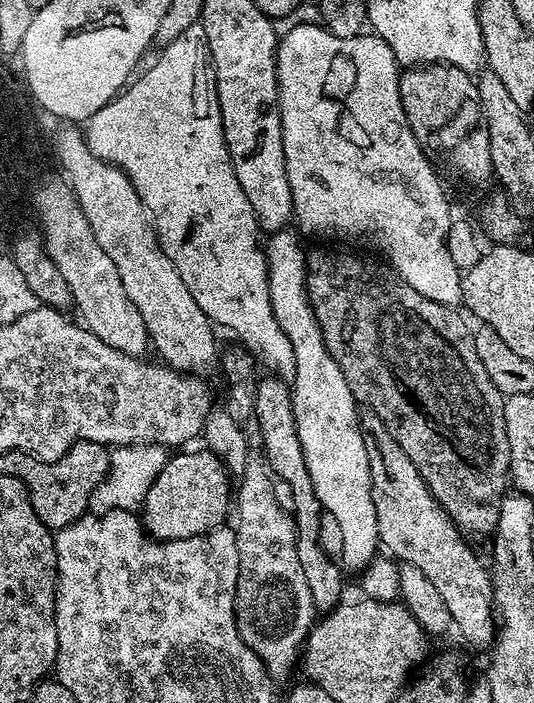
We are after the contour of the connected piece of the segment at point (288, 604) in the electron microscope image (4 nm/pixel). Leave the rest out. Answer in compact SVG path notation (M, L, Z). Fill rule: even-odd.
M260 458L249 459L248 465L244 467L243 472L239 473L240 489L234 492L234 520L236 516L236 524L234 523L234 531L236 534L236 545L238 546L238 582L236 583L236 593L234 594L234 614L236 615L236 625L238 626L238 634L242 638L242 642L246 642L246 646L250 646L250 650L254 650L254 654L258 654L258 658L264 663L264 669L273 681L280 682L284 680L292 672L292 667L297 667L298 657L301 655L304 641L308 638L308 631L311 630L314 621L317 619L318 613L314 602L310 598L310 585L306 583L306 577L302 571L302 565L298 562L298 546L296 545L296 521L292 519L289 509L280 505L280 500L276 497L277 485L274 483L274 477L265 461Z

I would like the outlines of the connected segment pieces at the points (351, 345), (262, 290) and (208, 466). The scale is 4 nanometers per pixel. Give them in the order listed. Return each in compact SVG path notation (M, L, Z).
M316 248L313 252L311 249L307 257L308 297L312 303L312 309L318 318L318 326L322 330L326 350L332 355L334 362L338 362L338 370L342 370L342 378L346 378L346 386L350 386L357 405L378 414L378 418L386 422L386 430L394 434L394 442L398 442L406 458L414 462L418 474L422 474L426 486L434 494L437 502L444 507L448 517L456 523L461 533L469 537L484 536L487 532L488 535L495 533L496 523L500 517L500 507L510 484L508 471L510 442L506 438L506 422L504 421L505 397L496 389L494 382L490 382L490 374L486 374L486 366L482 366L482 361L478 359L478 350L474 350L473 329L471 327L468 329L467 322L456 313L455 307L434 302L426 298L426 294L418 294L418 290L414 290L410 282L406 282L397 272L393 272L387 263L375 264L374 261L367 260L364 256L355 256L352 252L335 252L332 248Z
M200 23L194 26L186 26L186 30L182 34L178 34L178 38L174 38L168 44L163 45L159 51L160 57L144 73L141 71L119 96L115 96L109 104L102 106L102 110L98 110L88 119L86 122L88 149L106 163L115 164L117 168L121 168L130 178L134 190L138 190L138 198L142 198L146 210L152 216L152 225L156 227L156 233L166 258L170 258L170 262L174 262L174 270L178 270L182 282L186 282L186 290L190 290L190 298L194 298L194 302L198 302L198 310L202 310L202 314L206 314L213 325L220 327L221 324L222 327L229 328L240 339L237 341L248 349L249 357L255 358L257 356L268 367L271 375L278 376L285 382L290 382L296 377L296 355L290 346L290 338L286 338L278 318L274 318L274 310L270 302L266 252L262 247L262 240L259 240L261 237L258 235L254 210L250 210L246 190L242 190L242 186L238 182L238 174L234 174L234 166L230 162L230 154L222 130L222 114L220 113L218 94L216 93L216 75L212 69L212 55L206 38L206 30Z
M207 450L173 455L154 478L142 505L142 523L153 540L181 540L221 527L230 516L230 473L219 456Z

